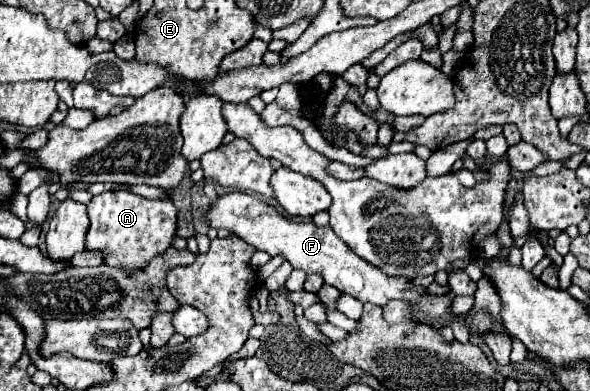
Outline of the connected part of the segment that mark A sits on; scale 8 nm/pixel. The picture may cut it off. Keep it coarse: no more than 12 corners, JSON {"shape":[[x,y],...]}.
{"shape":[[127,190],[93,196],[85,248],[143,268],[171,246],[177,208]]}

